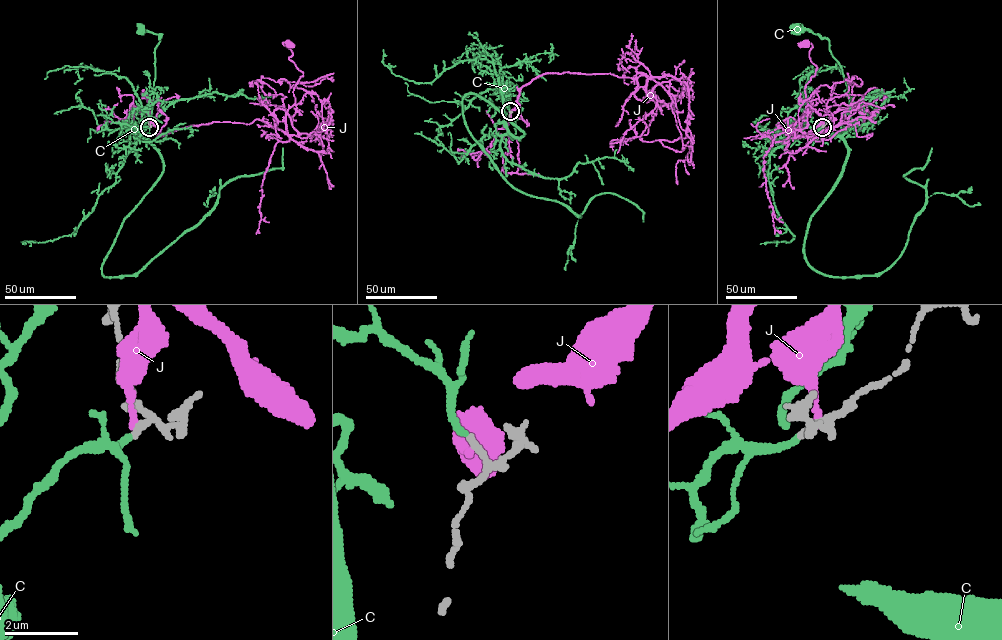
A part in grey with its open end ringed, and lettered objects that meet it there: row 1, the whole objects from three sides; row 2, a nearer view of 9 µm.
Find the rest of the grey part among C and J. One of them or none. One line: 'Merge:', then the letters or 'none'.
Merge: C

